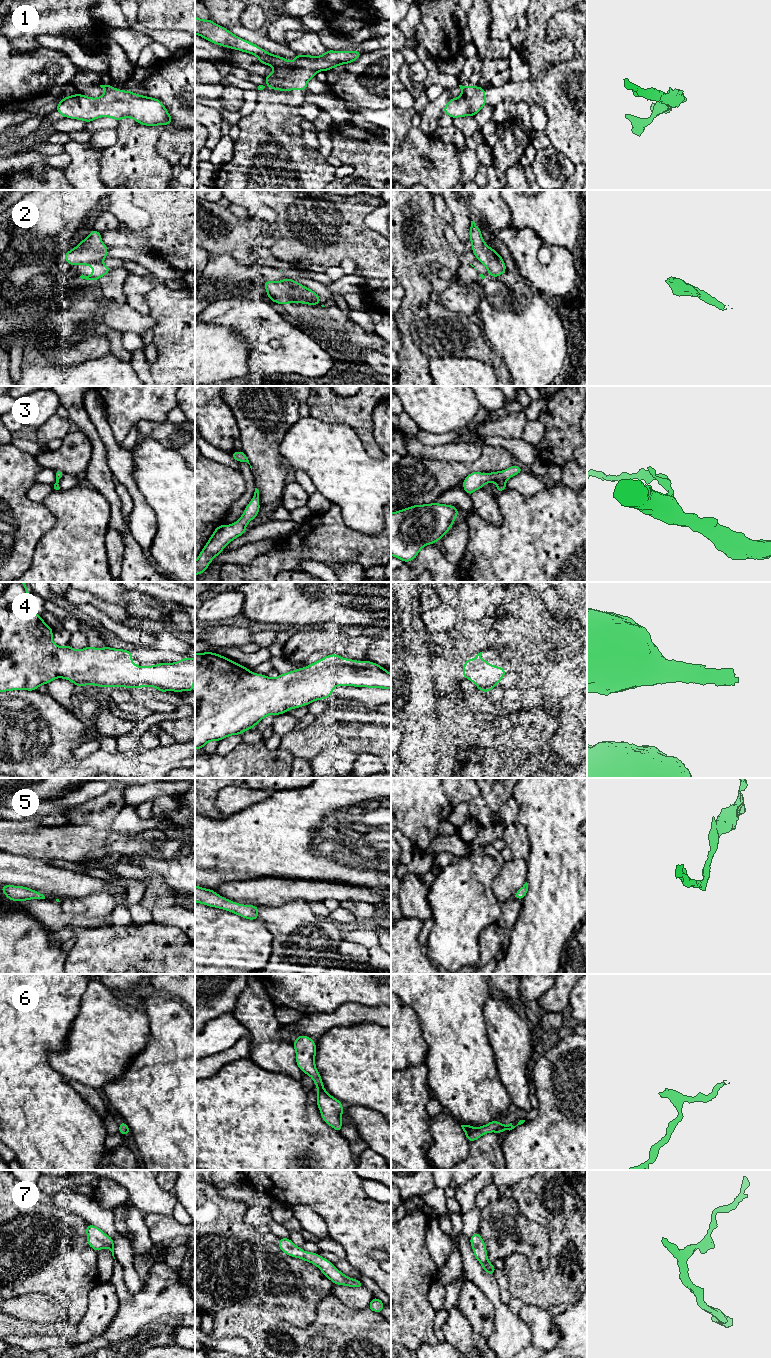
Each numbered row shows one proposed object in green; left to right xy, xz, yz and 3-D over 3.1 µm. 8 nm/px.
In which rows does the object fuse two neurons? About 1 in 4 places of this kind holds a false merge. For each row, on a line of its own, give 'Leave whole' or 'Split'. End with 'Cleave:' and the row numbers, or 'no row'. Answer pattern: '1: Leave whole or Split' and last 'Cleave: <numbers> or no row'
1: Leave whole
2: Split
3: Leave whole
4: Leave whole
5: Leave whole
6: Leave whole
7: Leave whole
Cleave: 2

